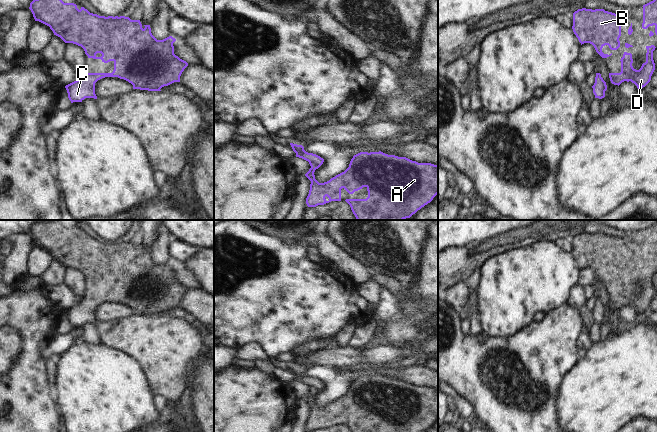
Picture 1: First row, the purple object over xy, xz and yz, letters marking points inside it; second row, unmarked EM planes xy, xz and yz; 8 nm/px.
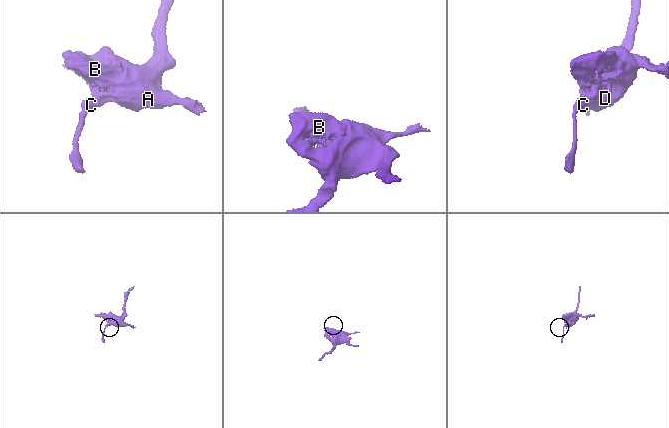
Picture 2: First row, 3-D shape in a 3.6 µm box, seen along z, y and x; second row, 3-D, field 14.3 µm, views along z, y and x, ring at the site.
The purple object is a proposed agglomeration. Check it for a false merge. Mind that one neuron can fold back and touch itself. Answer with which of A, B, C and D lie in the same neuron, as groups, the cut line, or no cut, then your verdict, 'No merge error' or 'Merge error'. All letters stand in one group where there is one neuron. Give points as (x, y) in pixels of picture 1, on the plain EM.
Groups: A B C D. No split. No merge error.

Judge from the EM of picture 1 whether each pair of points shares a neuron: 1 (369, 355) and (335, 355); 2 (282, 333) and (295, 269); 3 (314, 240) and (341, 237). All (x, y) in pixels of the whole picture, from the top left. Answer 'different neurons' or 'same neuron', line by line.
1: same neuron
2: same neuron
3: different neurons

